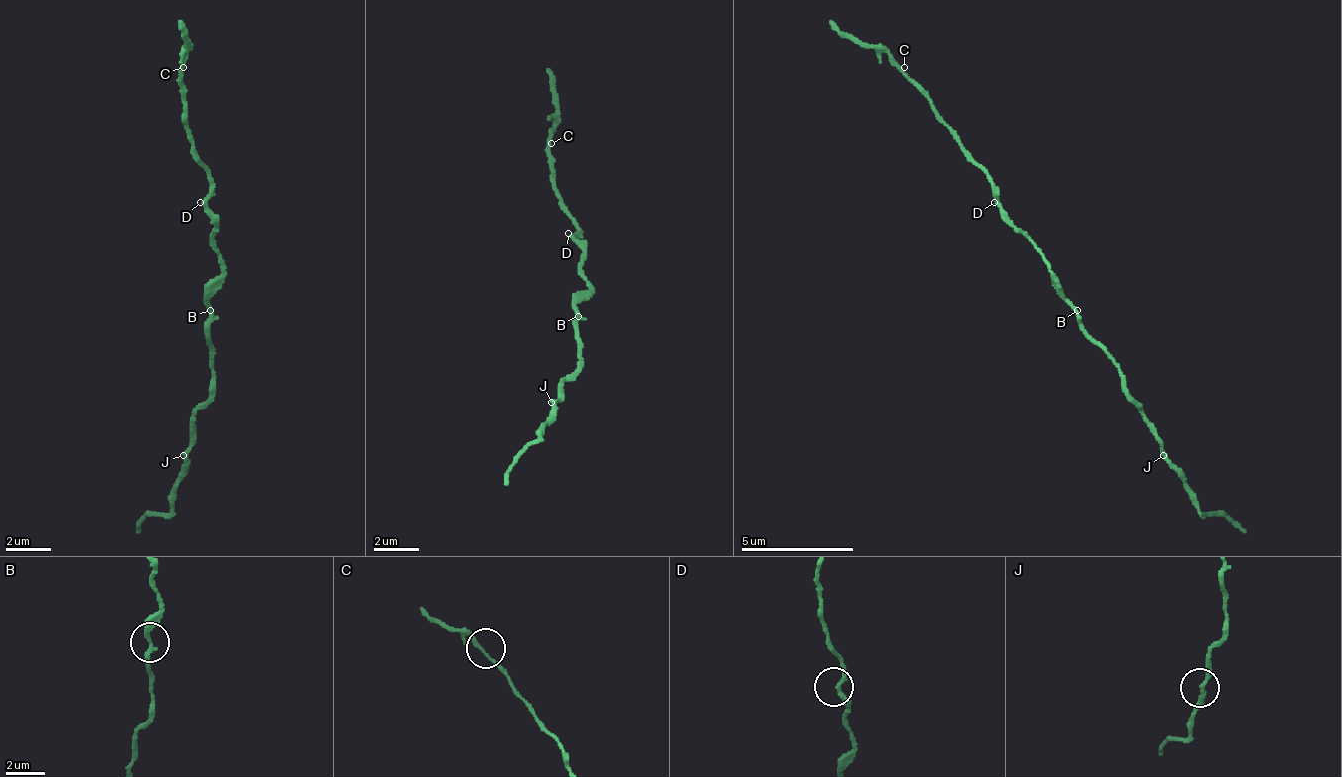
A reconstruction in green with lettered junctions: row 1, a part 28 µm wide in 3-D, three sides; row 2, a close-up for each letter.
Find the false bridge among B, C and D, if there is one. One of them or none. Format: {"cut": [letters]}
{"cut": []}

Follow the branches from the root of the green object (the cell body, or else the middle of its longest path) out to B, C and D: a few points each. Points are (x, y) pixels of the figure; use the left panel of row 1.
B: (222, 281), (211, 298), (211, 309)
C: (222, 281), (217, 219), (205, 202), (211, 191), (211, 174), (194, 157), (194, 146), (189, 140), (183, 67)
D: (222, 281), (222, 253), (217, 247), (217, 219), (200, 202)

